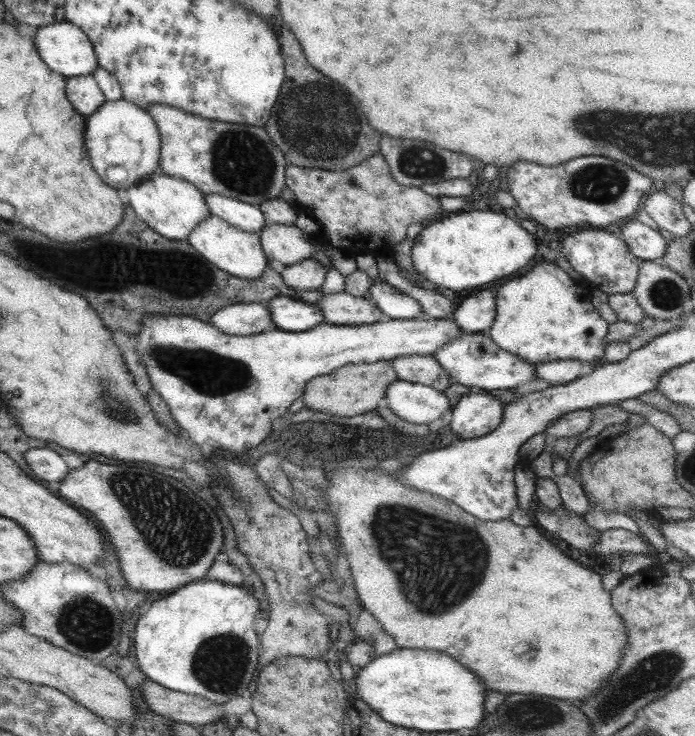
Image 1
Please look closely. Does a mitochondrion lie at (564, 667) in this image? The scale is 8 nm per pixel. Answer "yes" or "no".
no

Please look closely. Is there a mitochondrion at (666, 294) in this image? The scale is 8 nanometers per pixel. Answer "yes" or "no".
yes

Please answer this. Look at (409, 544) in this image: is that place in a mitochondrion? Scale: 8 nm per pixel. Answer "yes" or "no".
yes

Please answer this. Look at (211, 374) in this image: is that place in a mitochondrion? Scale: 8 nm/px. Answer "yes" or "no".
yes

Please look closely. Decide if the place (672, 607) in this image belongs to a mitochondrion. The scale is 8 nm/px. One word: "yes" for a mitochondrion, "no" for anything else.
no

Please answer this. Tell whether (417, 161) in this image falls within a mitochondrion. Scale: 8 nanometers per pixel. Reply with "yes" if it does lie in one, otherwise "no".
yes

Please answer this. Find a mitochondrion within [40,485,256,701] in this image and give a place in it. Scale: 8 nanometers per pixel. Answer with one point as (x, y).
(222, 663)

